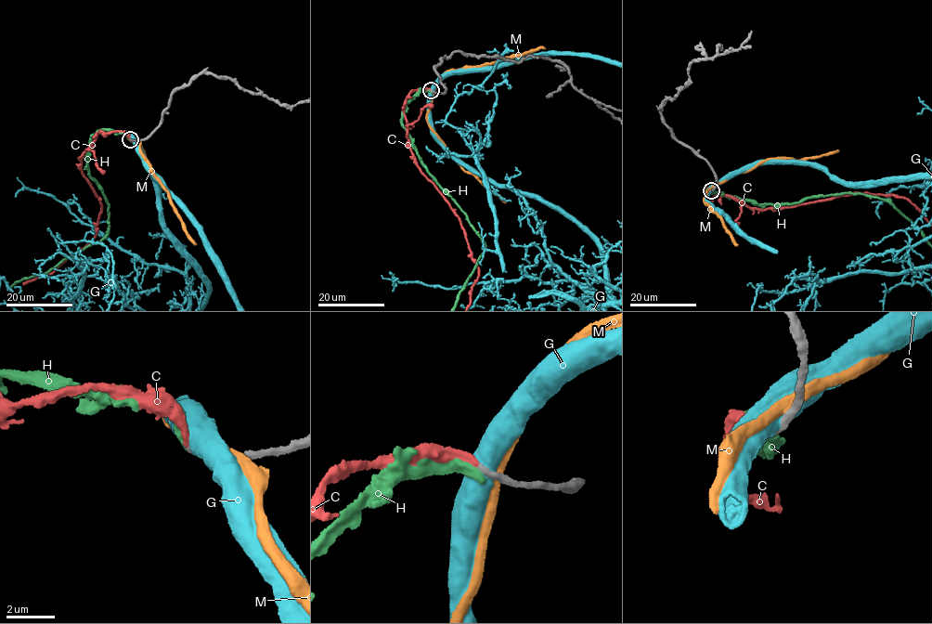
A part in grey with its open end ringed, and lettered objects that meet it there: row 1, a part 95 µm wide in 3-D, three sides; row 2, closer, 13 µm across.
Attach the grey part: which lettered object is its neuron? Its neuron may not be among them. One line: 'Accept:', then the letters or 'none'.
Accept: C

